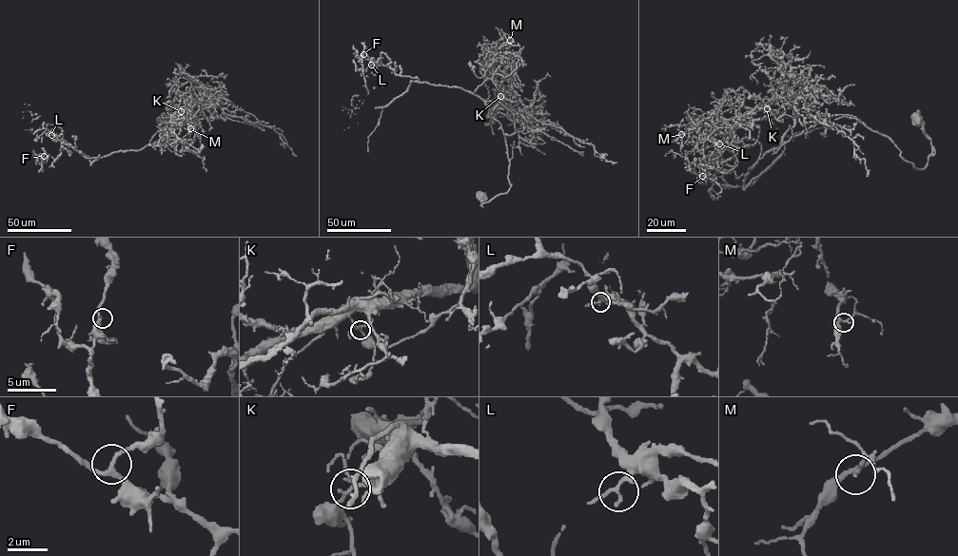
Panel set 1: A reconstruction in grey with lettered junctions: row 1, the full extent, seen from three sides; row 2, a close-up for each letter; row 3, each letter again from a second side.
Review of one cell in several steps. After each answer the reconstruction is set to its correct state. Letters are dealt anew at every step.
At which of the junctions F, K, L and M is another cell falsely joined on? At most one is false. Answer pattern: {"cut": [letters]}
{"cut": ["K"]}

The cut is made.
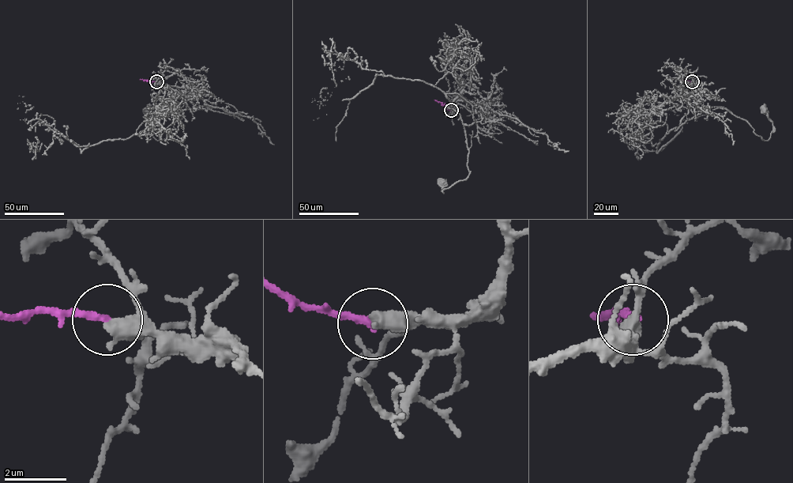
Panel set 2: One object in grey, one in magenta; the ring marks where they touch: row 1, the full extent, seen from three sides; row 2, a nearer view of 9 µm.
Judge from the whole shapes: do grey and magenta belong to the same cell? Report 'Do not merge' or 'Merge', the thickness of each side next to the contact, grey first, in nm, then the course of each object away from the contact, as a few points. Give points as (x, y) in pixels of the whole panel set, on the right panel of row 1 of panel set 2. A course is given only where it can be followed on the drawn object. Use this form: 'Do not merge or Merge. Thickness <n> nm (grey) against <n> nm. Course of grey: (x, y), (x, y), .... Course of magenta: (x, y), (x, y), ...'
Merge. Thickness 280 nm (grey) against 200 nm. Course of grey: (692, 81), (684, 86), (693, 113), (723, 107), (768, 140), (772, 122), (764, 110). Course of magenta: (692, 81), (682, 80)

